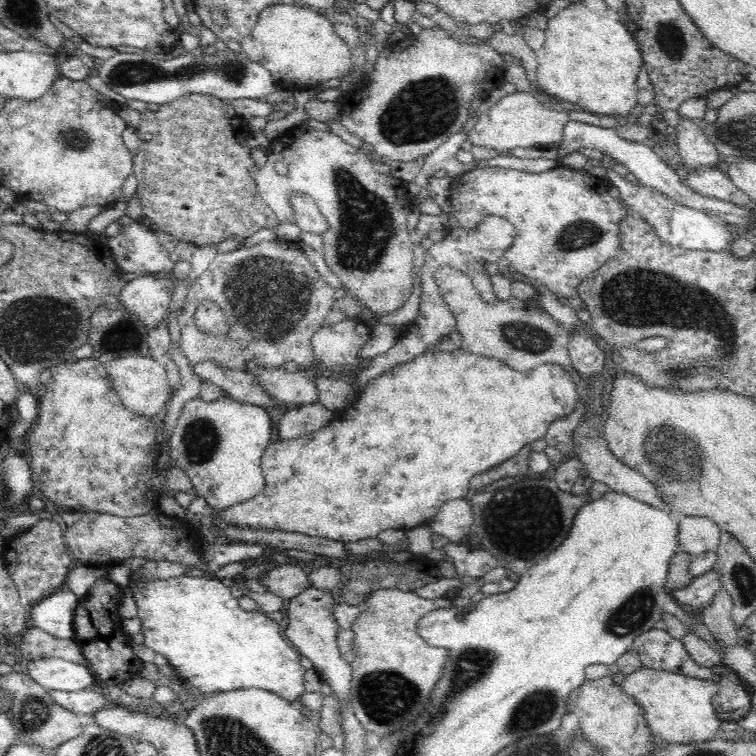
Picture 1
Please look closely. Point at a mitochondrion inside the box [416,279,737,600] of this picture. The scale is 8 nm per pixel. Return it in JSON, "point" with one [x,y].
{"point":[680,456]}

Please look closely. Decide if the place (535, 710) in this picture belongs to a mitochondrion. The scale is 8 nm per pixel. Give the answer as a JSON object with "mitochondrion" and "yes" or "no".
{"mitochondrion":"yes"}

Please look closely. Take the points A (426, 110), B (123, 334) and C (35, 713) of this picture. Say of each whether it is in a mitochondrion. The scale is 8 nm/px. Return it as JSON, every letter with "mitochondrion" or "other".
{"A":"mitochondrion","B":"mitochondrion","C":"mitochondrion"}

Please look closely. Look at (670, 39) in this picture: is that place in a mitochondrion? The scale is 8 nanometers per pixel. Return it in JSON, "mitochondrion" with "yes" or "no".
{"mitochondrion":"yes"}

